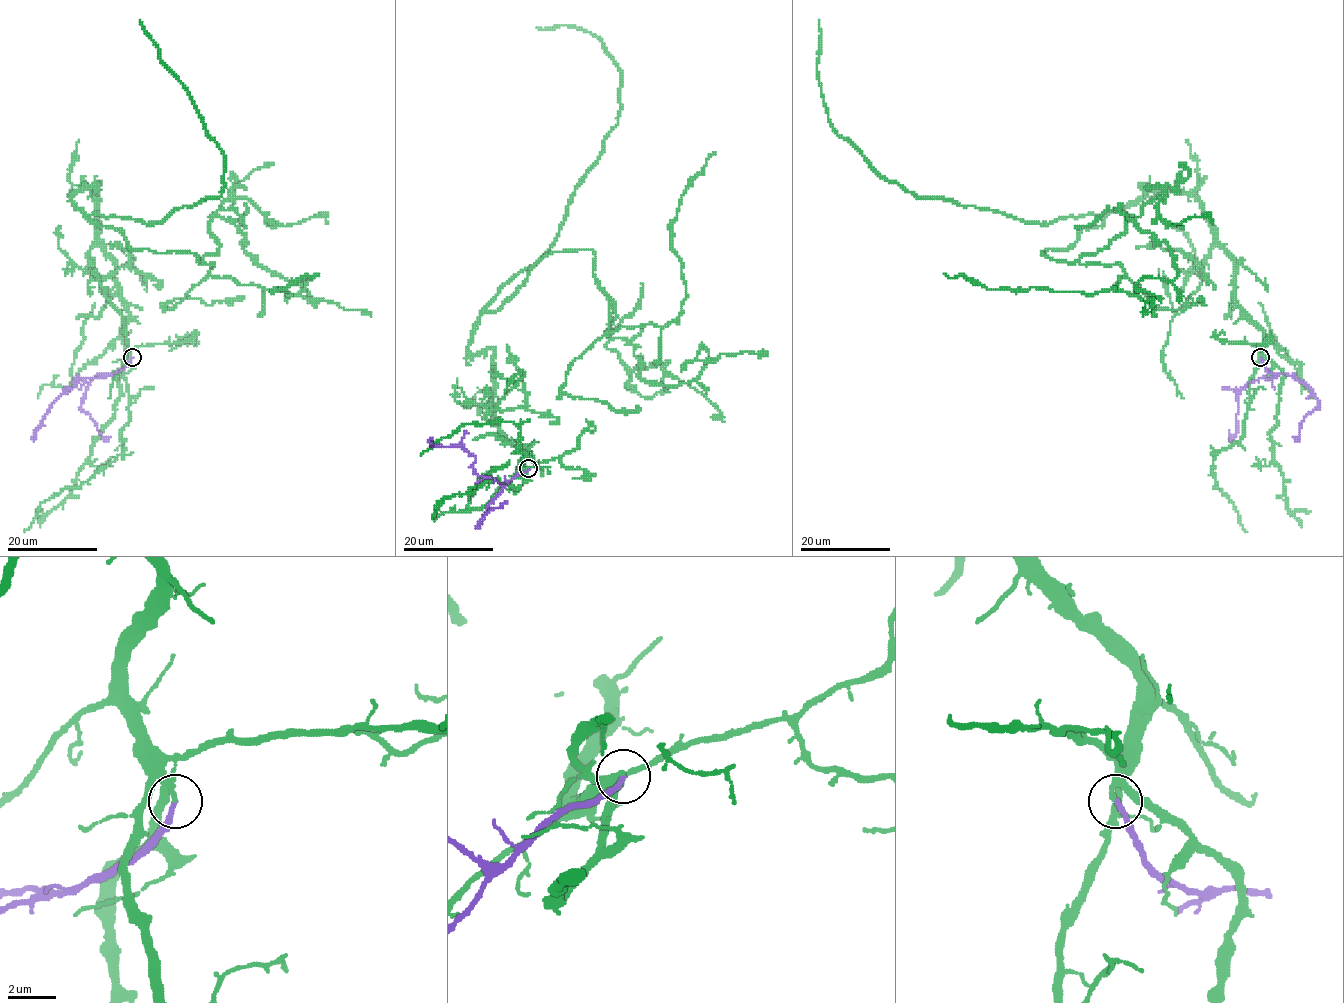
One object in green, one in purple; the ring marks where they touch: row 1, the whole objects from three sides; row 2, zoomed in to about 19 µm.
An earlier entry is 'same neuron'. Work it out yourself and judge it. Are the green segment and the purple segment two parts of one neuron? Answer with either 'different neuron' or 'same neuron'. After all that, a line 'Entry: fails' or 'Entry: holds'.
same neuron
Entry: holds

